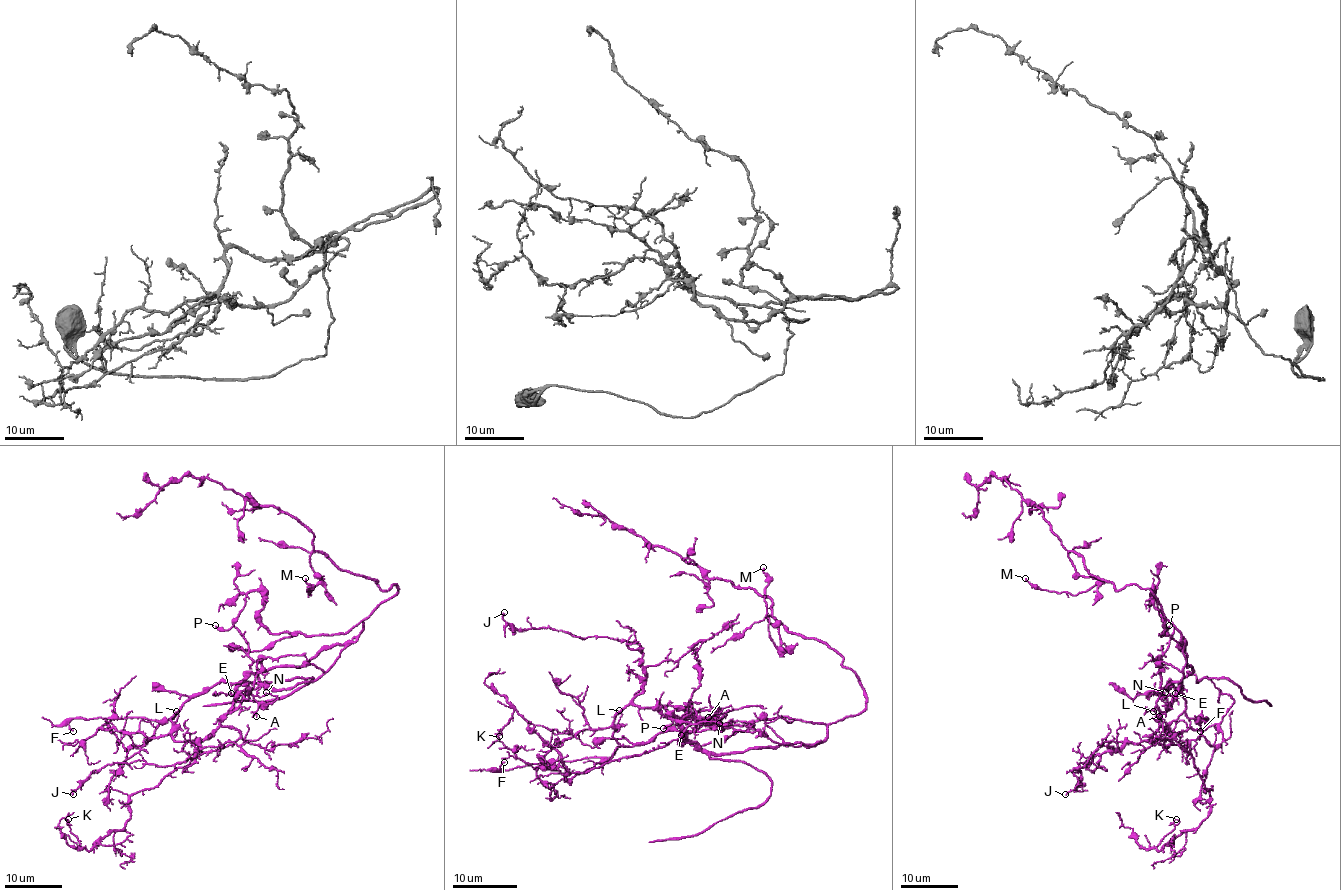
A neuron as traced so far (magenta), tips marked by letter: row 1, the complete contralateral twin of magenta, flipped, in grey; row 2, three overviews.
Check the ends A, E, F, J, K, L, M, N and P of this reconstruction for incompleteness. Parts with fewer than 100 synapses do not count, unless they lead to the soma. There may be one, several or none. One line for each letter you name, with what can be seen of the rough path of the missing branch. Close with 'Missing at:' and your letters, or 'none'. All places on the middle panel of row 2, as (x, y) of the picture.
Missing at: none

